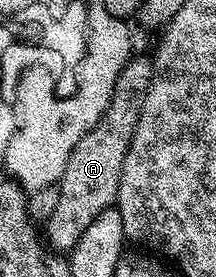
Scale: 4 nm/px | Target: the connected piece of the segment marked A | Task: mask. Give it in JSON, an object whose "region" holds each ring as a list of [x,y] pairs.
{"region":[[[130,55],[115,82],[111,102],[101,113],[99,122],[71,150],[67,166],[59,181],[59,202],[55,214],[44,221],[43,236],[50,249],[65,254],[79,242],[83,230],[108,208],[114,207],[119,190],[119,174],[123,174],[123,158],[133,141],[135,126],[147,98],[147,90],[153,81],[153,61],[147,55]]]}

